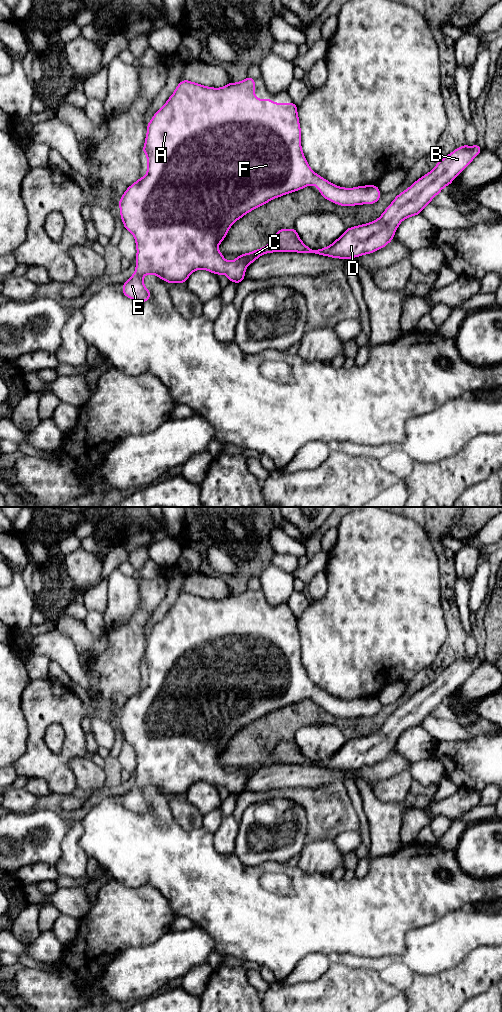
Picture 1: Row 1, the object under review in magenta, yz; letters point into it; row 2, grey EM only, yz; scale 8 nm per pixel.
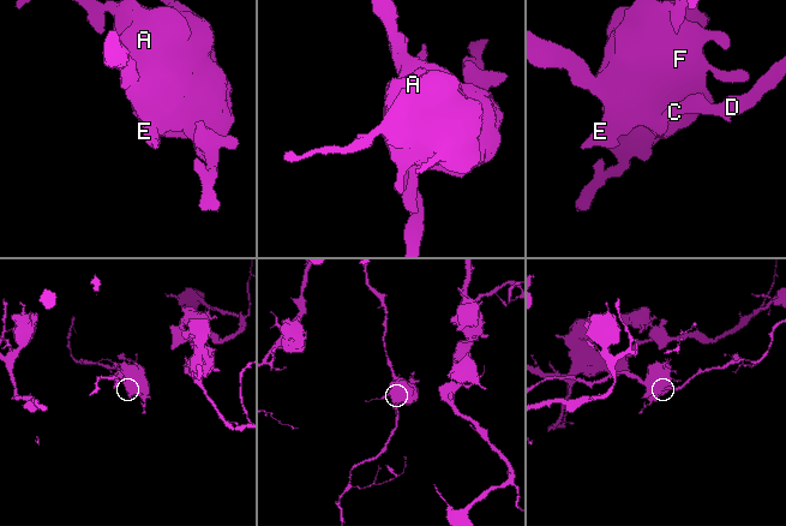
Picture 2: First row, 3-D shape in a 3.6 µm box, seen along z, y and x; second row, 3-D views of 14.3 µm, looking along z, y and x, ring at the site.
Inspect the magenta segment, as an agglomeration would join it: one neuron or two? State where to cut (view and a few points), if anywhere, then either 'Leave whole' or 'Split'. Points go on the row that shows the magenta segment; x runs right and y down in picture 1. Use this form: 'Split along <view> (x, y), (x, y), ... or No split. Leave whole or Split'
No split. Leave whole

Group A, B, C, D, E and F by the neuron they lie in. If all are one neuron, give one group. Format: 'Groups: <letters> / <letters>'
Groups: A B C D E F

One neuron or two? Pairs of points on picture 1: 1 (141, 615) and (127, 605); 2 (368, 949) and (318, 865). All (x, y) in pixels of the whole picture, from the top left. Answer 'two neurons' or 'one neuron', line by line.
1: two neurons
2: two neurons

